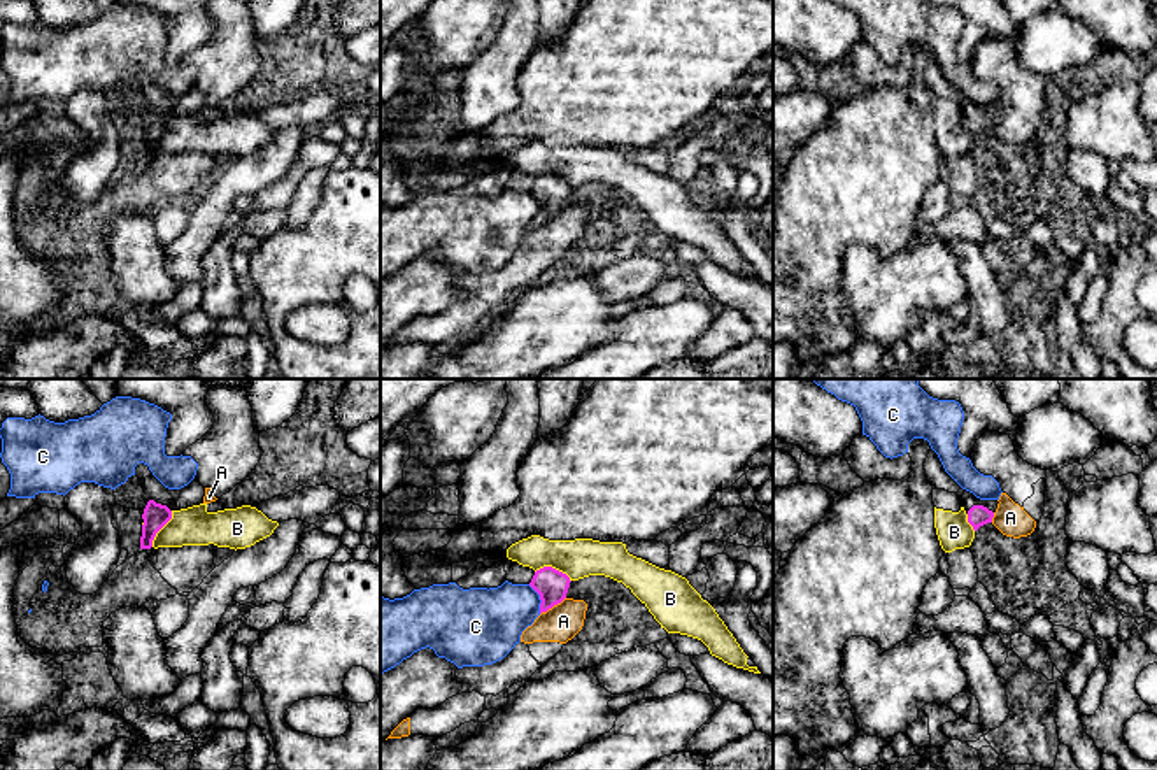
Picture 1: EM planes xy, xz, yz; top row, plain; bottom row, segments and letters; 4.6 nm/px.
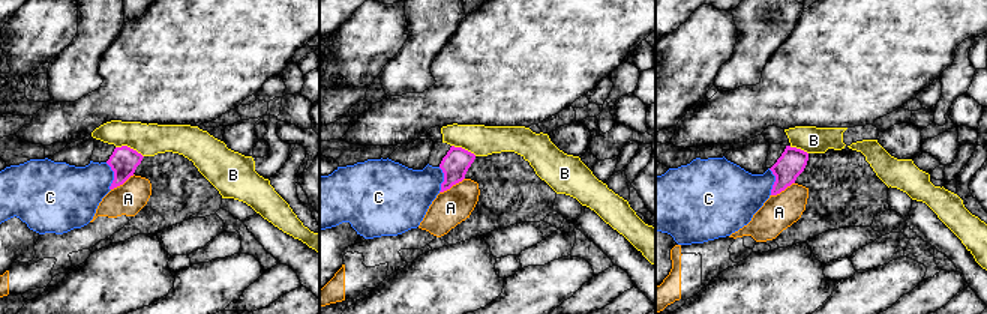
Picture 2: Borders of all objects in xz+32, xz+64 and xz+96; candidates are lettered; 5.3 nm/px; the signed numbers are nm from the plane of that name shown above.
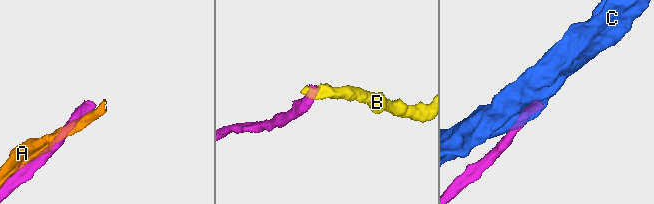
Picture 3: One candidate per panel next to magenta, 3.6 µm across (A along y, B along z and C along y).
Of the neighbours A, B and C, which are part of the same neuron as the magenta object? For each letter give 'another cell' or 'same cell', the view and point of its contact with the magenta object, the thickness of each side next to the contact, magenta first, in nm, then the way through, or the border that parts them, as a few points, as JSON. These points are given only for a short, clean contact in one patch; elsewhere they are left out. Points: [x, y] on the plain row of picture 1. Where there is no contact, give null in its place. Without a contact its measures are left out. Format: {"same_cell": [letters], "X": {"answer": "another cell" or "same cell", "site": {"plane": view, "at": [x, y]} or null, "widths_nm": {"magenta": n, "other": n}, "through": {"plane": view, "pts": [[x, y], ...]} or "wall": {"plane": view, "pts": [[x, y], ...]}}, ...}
{"same_cell": [], "A": {"answer": "another cell", "site": {"plane": "xz", "at": [553, 213]}, "widths_nm": {"magenta": 150, "other": 170}}, "B": {"answer": "another cell", "site": {"plane": "xz", "at": [554, 176]}, "widths_nm": {"magenta": 150, "other": 180}, "wall": {"plane": "xz", "pts": [[535, 178], [554, 174], [570, 188]]}}, "C": {"answer": "another cell", "site": {"plane": "xz", "at": [540, 206]}, "widths_nm": {"magenta": 150, "other": 300}}}

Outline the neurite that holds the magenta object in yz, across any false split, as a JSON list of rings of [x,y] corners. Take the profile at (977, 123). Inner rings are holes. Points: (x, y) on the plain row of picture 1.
[[[962,95],[957,98],[957,103],[968,121],[968,130],[973,133],[975,139],[980,133],[992,130],[994,119],[999,111],[997,107],[980,107]]]

